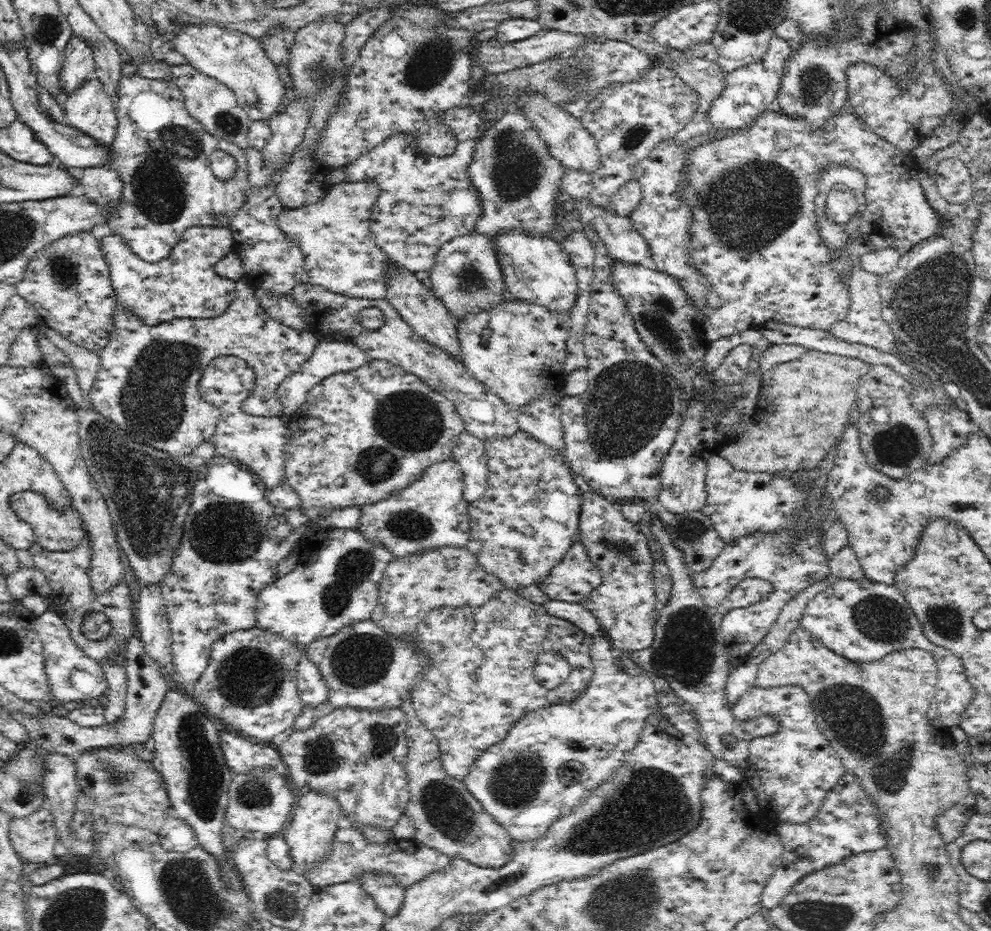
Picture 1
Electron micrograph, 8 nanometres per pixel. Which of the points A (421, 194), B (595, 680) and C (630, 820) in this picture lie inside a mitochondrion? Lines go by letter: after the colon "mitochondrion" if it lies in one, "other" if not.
A: other
B: other
C: mitochondrion

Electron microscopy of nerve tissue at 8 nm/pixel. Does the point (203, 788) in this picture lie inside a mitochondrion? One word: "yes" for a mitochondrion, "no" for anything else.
yes

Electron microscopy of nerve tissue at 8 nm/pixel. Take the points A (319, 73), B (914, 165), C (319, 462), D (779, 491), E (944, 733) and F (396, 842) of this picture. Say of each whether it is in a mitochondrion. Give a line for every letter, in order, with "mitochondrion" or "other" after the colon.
A: mitochondrion
B: other
C: other
D: other
E: other
F: other

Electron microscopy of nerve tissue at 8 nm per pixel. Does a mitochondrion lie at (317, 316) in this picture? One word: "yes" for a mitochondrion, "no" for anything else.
no

